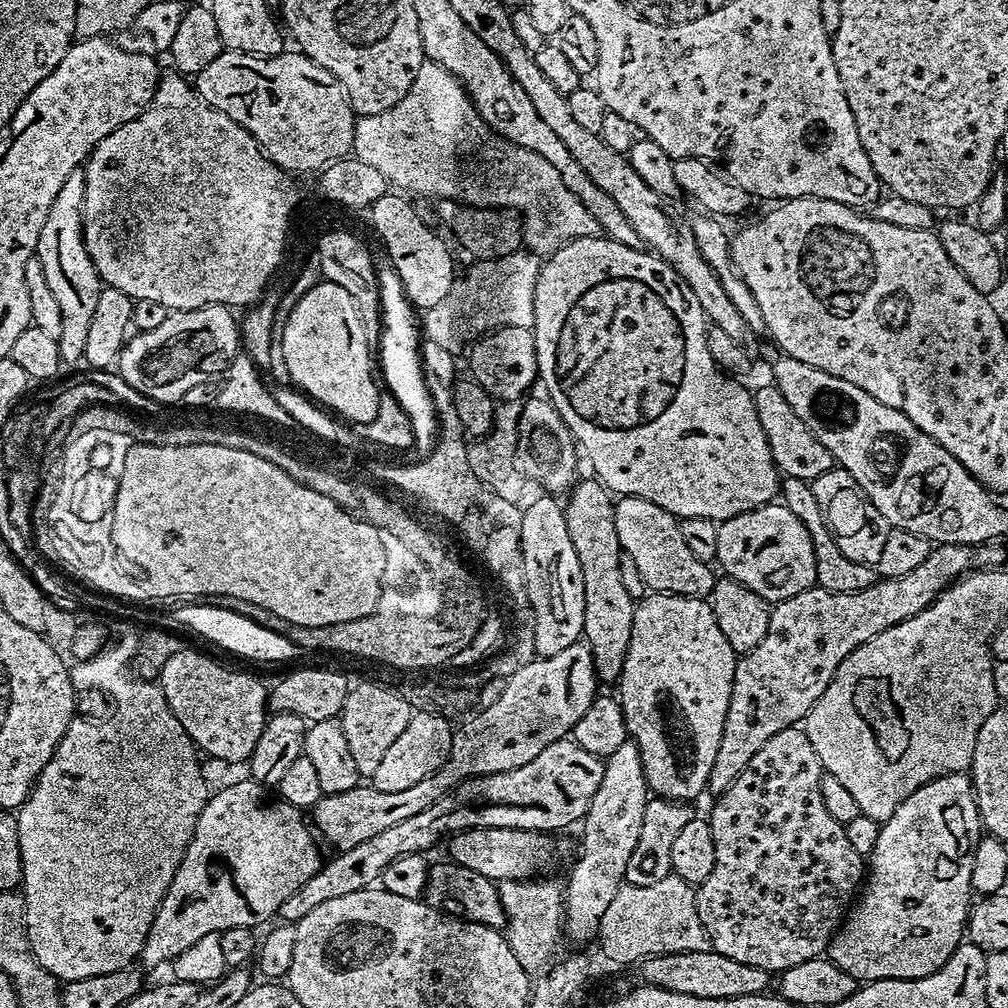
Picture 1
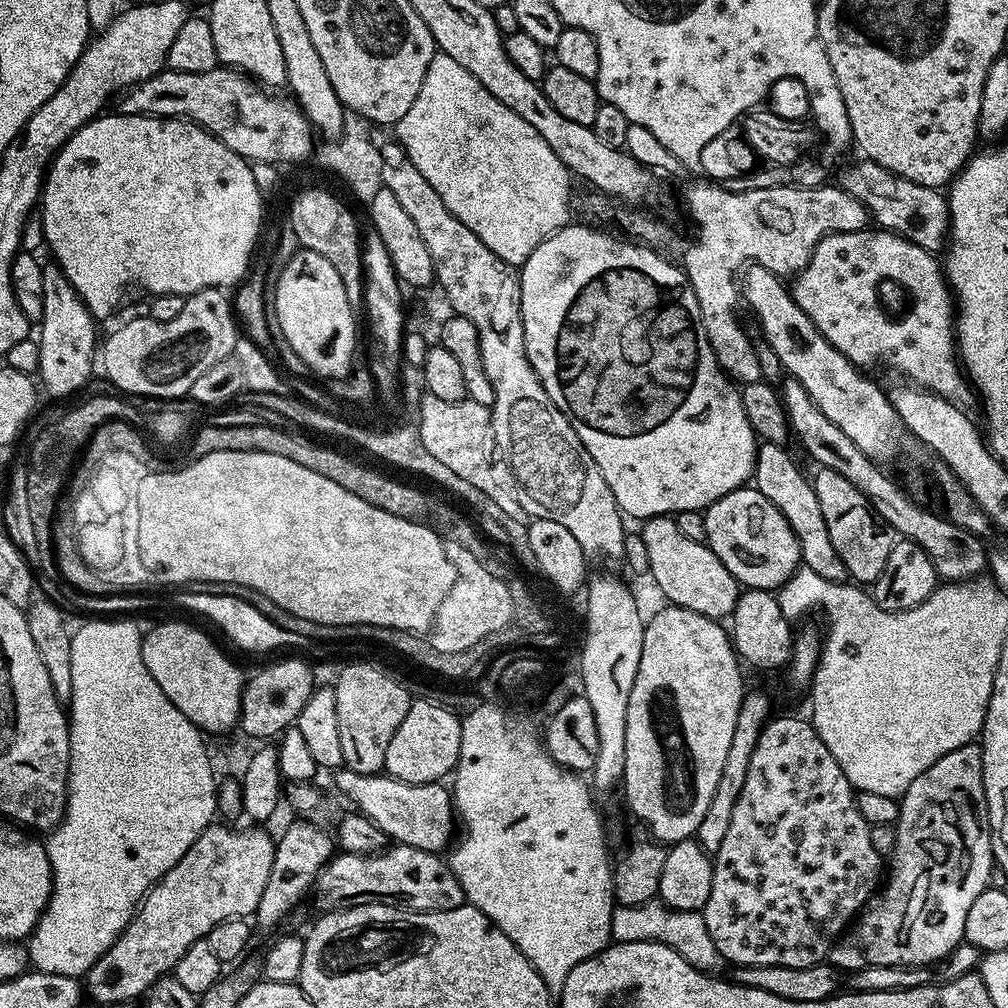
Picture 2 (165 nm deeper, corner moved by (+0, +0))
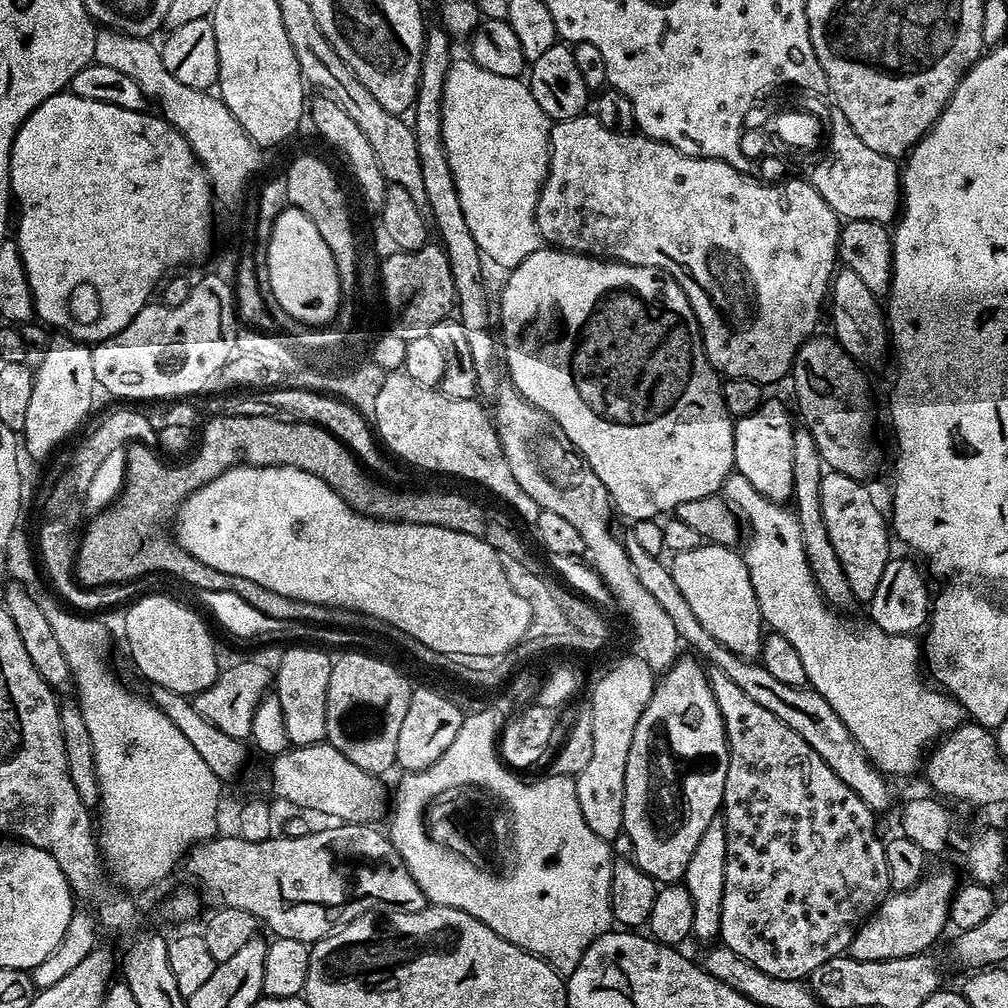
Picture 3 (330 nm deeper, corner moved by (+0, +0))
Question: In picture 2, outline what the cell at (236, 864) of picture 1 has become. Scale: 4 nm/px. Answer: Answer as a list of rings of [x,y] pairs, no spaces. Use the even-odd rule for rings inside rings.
[[[219,822],[213,823],[208,829],[197,838],[190,846],[190,850],[186,850],[186,854],[182,854],[182,858],[173,868],[169,870],[160,880],[156,881],[148,890],[148,895],[140,902],[140,907],[136,909],[136,915],[132,917],[132,921],[122,930],[120,937],[114,942],[114,946],[110,946],[110,950],[106,950],[106,954],[102,954],[102,958],[98,958],[98,962],[94,962],[94,966],[86,974],[86,992],[89,997],[93,996],[100,1004],[124,1004],[127,1000],[139,1001],[141,997],[147,993],[152,987],[155,980],[169,975],[175,969],[178,958],[182,958],[182,954],[186,954],[186,950],[190,950],[190,946],[194,946],[194,942],[205,939],[210,930],[214,930],[214,926],[218,926],[218,922],[226,922],[233,920],[235,916],[251,917],[258,906],[258,898],[262,898],[262,890],[266,890],[266,878],[270,878],[270,866],[274,862],[274,850],[276,849],[273,837],[268,837],[263,832],[263,827],[250,826],[254,828],[223,828]]]

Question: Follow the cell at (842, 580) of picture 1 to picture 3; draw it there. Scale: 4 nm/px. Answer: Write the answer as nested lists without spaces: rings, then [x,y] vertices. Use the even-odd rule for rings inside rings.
[[[765,399],[754,414],[739,417],[732,425],[734,434],[734,468],[746,478],[758,494],[770,498],[775,504],[787,505],[794,490],[794,423],[788,408],[780,400]]]

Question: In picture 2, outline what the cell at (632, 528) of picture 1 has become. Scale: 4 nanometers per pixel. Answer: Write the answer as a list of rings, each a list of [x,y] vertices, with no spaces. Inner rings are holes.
[[[671,515],[649,516],[643,521],[644,528],[639,529],[640,537],[646,542],[646,554],[650,554],[648,572],[656,583],[656,588],[665,596],[669,605],[694,610],[694,614],[702,614],[711,620],[723,621],[731,617],[734,606],[738,602],[742,588],[737,583],[734,575],[726,570],[726,566],[719,561],[718,555],[714,554],[707,543],[699,544],[686,538],[682,530],[678,530],[675,519]]]

